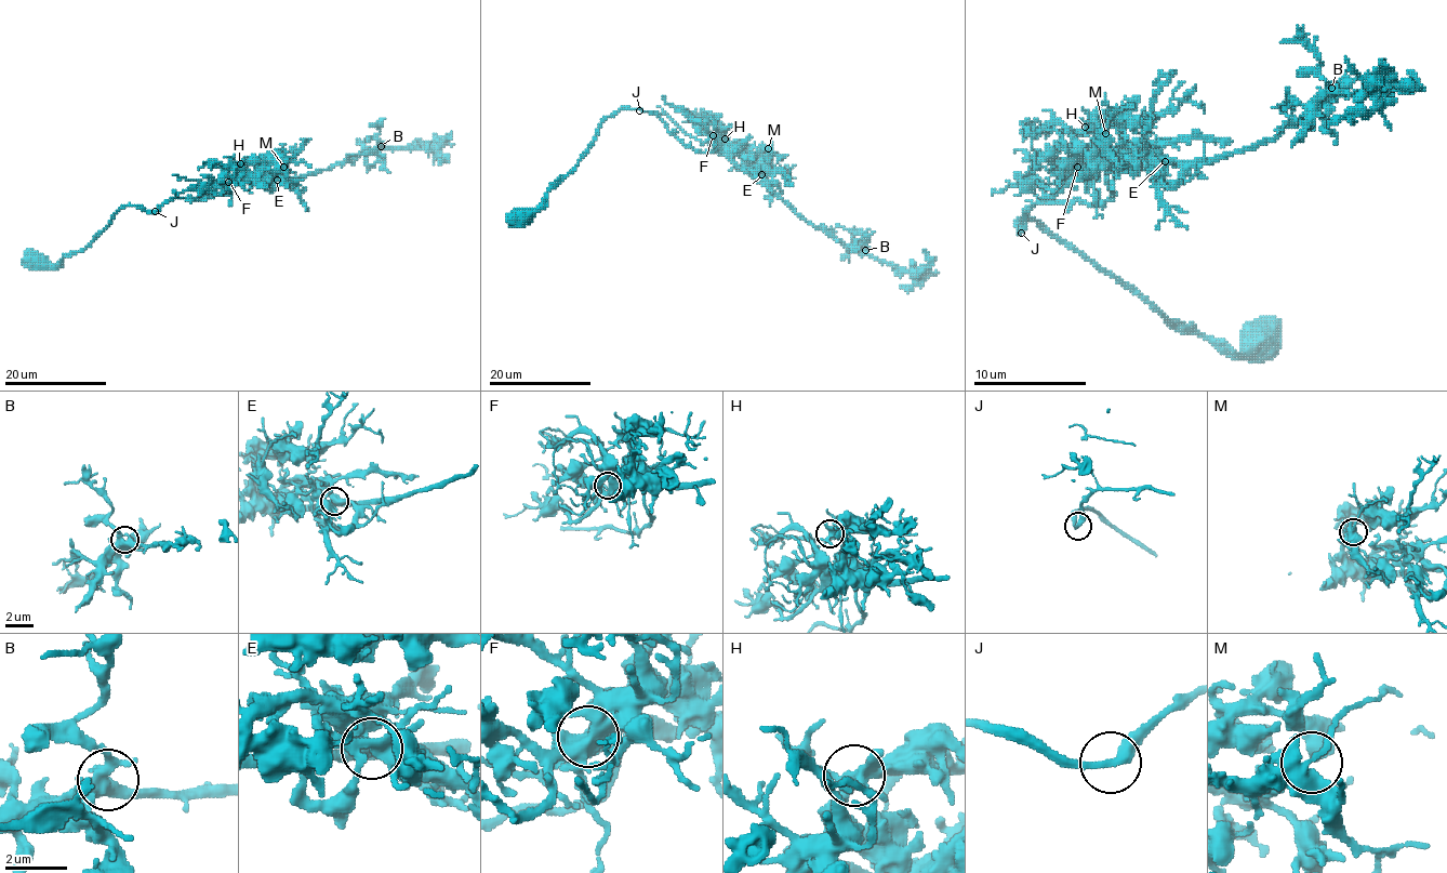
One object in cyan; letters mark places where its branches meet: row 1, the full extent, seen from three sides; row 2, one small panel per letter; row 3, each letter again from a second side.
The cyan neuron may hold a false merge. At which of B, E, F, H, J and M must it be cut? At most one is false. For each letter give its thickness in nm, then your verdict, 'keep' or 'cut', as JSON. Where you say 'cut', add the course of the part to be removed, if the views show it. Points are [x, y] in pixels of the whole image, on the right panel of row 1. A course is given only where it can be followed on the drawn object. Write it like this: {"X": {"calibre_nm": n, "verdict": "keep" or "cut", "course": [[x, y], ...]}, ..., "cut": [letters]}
{"B": {"calibre_nm": 440, "verdict": "keep"}, "E": {"calibre_nm": 480, "verdict": "keep"}, "F": {"calibre_nm": 600, "verdict": "keep"}, "H": {"calibre_nm": 360, "verdict": "keep"}, "J": {"calibre_nm": 300, "verdict": "keep"}, "M": {"calibre_nm": 480, "verdict": "keep"}, "cut": []}

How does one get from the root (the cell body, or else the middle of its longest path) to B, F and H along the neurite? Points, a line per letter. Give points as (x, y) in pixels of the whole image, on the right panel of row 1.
B: (1258, 345), (1221, 351), (1020, 221), (1020, 232), (1034, 203), (1100, 207), (1114, 167), (1244, 153), (1331, 88)
F: (1258, 345), (1226, 354), (1032, 217), (1020, 232), (1034, 203), (1100, 207), (1114, 195), (1105, 158), (1077, 167)
H: (1258, 345), (1226, 354), (1032, 217), (1020, 232), (1034, 203), (1100, 207), (1114, 195), (1102, 144), (1085, 127)

